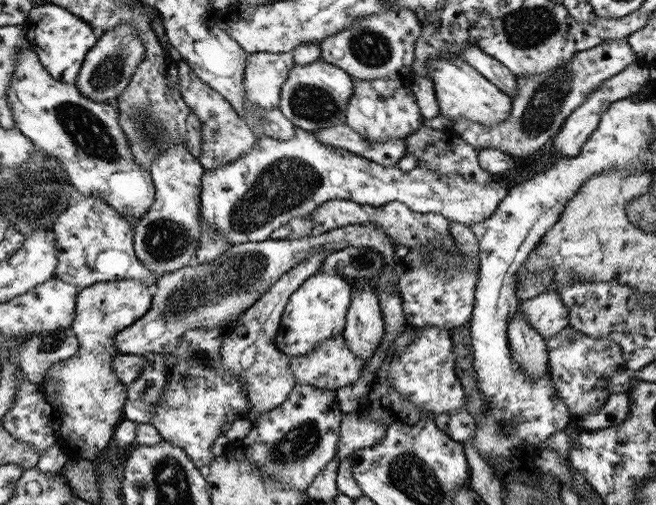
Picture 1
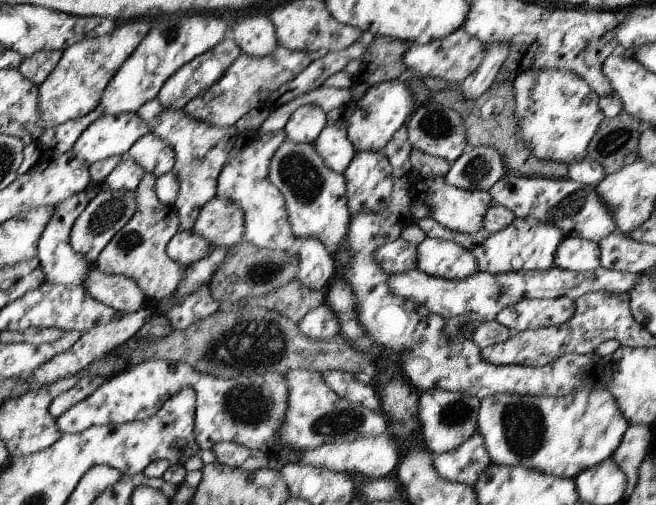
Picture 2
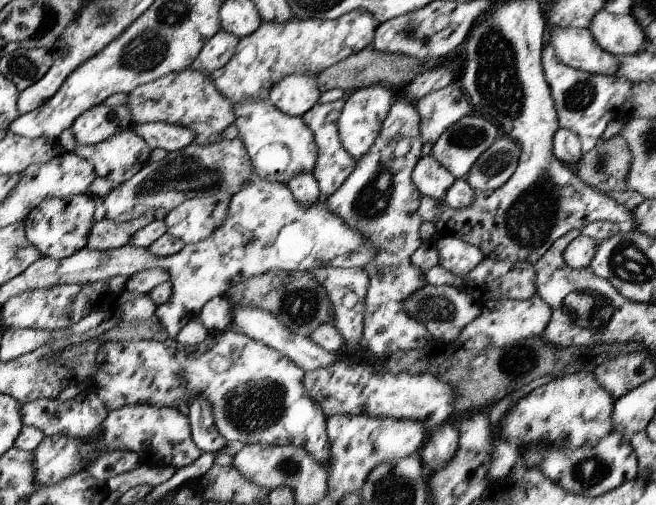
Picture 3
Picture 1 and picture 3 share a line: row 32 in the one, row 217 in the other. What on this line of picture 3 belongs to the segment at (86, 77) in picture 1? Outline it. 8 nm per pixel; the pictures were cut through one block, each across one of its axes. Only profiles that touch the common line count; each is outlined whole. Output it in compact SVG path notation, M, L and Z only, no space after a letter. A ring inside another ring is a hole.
M239 136L232 140L224 139L206 146L192 143L176 153L167 153L161 161L146 164L130 180L112 187L112 190L103 198L104 218L114 222L131 221L139 216L153 213L157 208L166 208L171 211L182 202L194 197L202 198L225 192L234 196L236 192L248 185L252 178L255 178L255 174L250 157L246 145Z

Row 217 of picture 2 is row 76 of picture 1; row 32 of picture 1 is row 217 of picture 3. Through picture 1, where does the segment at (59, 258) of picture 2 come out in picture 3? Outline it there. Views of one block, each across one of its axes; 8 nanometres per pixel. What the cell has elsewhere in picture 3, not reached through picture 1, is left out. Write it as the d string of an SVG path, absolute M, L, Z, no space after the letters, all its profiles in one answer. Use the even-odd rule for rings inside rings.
M88 193L54 197L42 201L28 216L26 223L27 238L39 249L42 256L63 259L87 246L87 240L94 220L93 196Z

